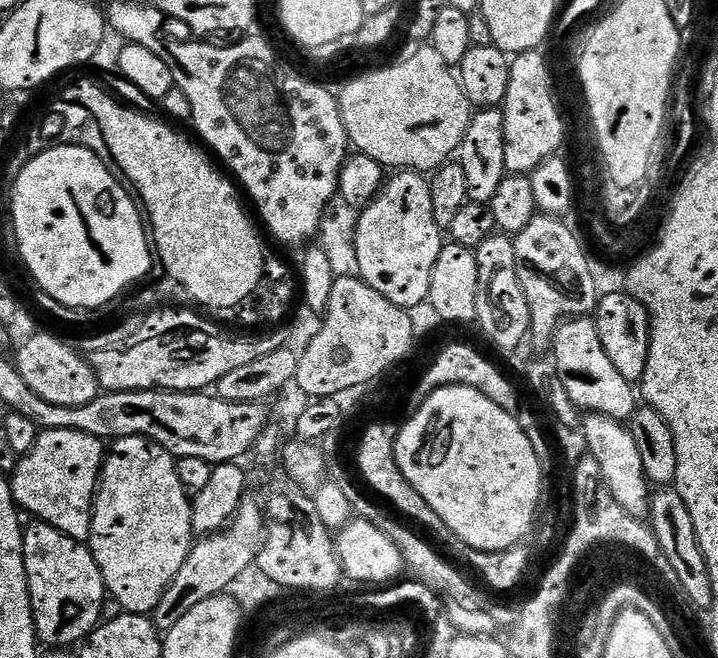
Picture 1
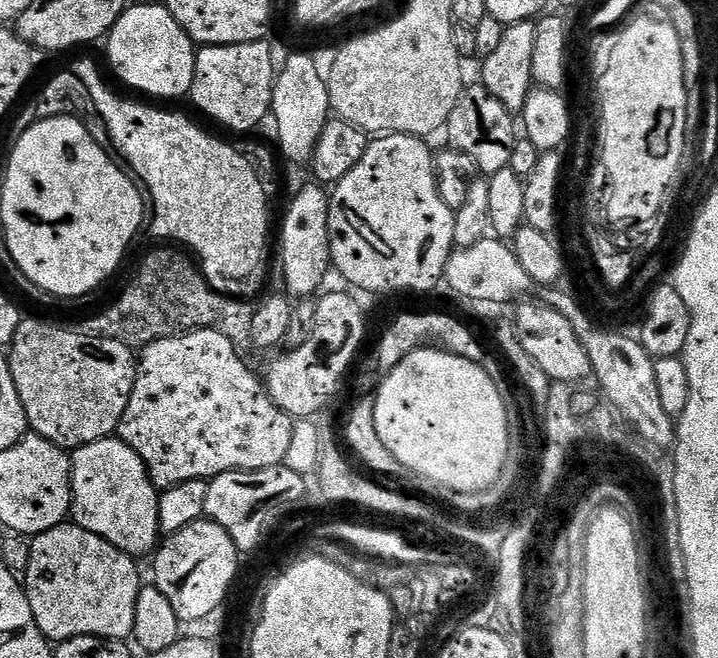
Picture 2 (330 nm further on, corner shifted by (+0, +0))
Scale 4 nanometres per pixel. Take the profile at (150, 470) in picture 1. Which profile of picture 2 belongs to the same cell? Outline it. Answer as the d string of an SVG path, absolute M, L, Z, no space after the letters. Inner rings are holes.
M119 438L90 442L75 449L72 458L71 519L80 528L106 538L127 556L141 558L153 551L161 539L158 522L160 492L148 476L142 458Z

